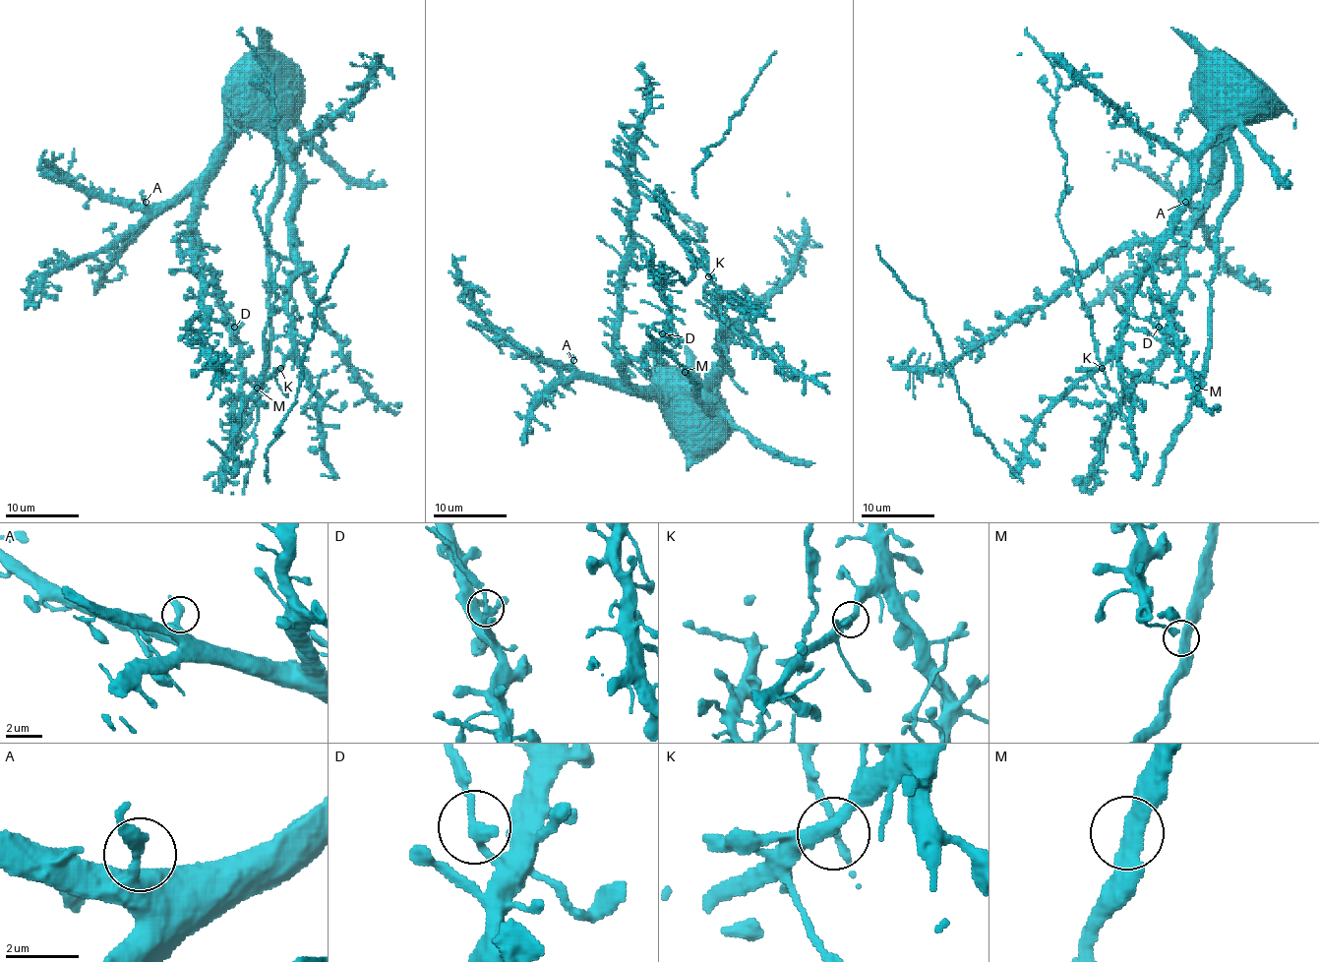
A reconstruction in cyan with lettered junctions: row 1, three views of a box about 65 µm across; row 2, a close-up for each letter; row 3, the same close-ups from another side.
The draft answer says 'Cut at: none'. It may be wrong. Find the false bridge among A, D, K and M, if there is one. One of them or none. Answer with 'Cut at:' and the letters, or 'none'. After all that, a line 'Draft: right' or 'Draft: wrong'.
Cut at: D
Draft: wrong

